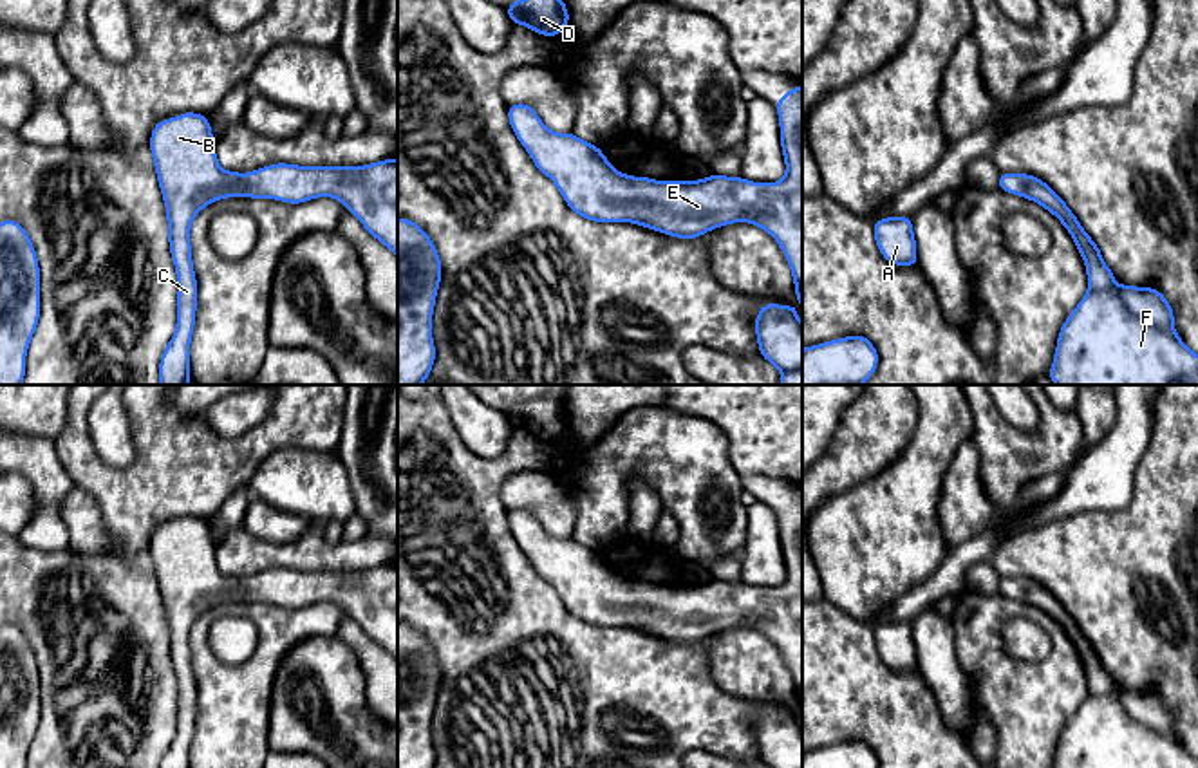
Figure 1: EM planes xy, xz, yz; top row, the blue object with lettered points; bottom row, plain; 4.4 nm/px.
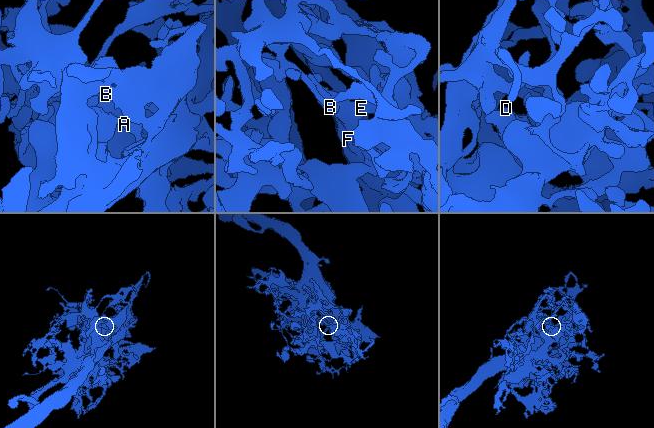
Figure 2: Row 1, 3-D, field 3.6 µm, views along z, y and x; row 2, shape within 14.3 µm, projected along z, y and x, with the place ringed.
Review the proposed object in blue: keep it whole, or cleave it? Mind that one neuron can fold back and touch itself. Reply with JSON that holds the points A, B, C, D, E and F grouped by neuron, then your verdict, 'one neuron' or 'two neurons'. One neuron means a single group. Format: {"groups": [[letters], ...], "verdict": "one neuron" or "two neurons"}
{"groups": [["A", "B", "C", "D", "E", "F"]], "verdict": "one neuron"}

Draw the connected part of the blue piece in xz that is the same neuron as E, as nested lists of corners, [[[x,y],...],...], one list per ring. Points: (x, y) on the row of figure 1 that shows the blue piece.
[[[802,85],[790,89],[775,103],[781,125],[781,146],[786,175],[779,183],[750,183],[743,175],[710,175],[701,181],[654,181],[614,170],[604,152],[571,134],[551,132],[526,103],[508,105],[510,125],[531,155],[538,172],[548,175],[566,204],[593,222],[634,222],[676,239],[697,239],[732,222],[752,222],[768,231],[781,246],[802,305]]]

